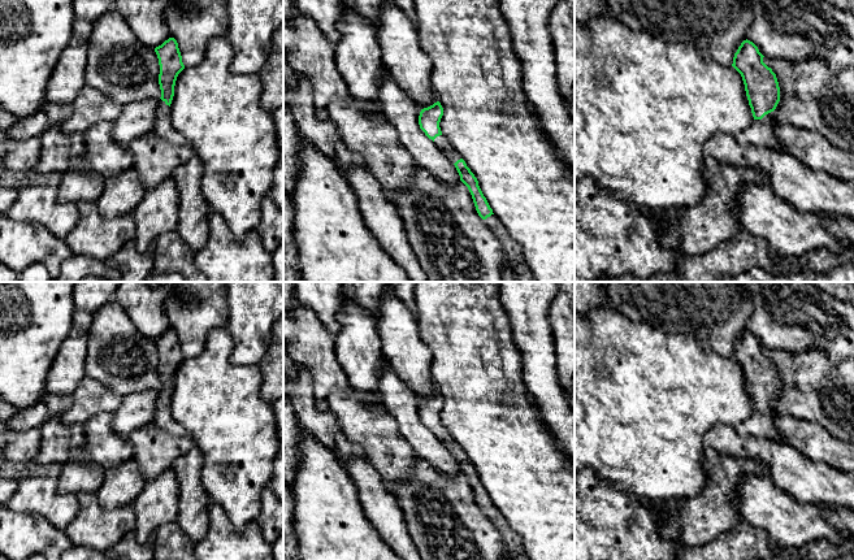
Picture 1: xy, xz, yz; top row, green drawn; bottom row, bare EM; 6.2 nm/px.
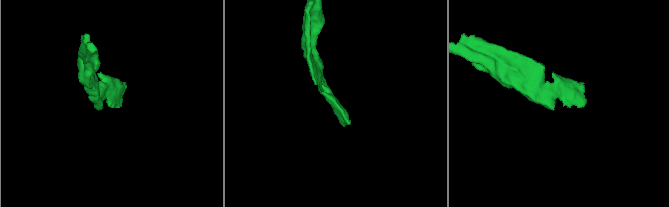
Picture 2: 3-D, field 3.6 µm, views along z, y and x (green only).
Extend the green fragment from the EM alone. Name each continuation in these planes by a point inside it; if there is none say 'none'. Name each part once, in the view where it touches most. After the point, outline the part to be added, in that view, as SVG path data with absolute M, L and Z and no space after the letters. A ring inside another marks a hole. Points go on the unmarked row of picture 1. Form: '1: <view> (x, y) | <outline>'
1: yz (762, 422) | M773 404L766 405L762 411L754 411L749 420L734 425L736 431L741 437L754 437L771 440L783 440L780 433L775 427L776 409Z

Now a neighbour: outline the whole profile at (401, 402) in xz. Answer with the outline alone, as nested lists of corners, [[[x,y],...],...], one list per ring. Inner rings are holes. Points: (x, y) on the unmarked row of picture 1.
[[[386,365],[378,379],[378,391],[387,412],[396,420],[399,431],[411,444],[416,457],[426,460],[443,474],[456,474],[460,466],[439,438],[419,416],[416,394]]]

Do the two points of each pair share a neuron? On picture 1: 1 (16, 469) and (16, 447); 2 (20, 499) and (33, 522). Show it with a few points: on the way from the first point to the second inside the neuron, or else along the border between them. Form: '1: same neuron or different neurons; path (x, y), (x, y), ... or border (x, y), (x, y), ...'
1: different neurons; border (35, 459), (13, 461)
2: different neurons; border (13, 511), (40, 513), (55, 528)

